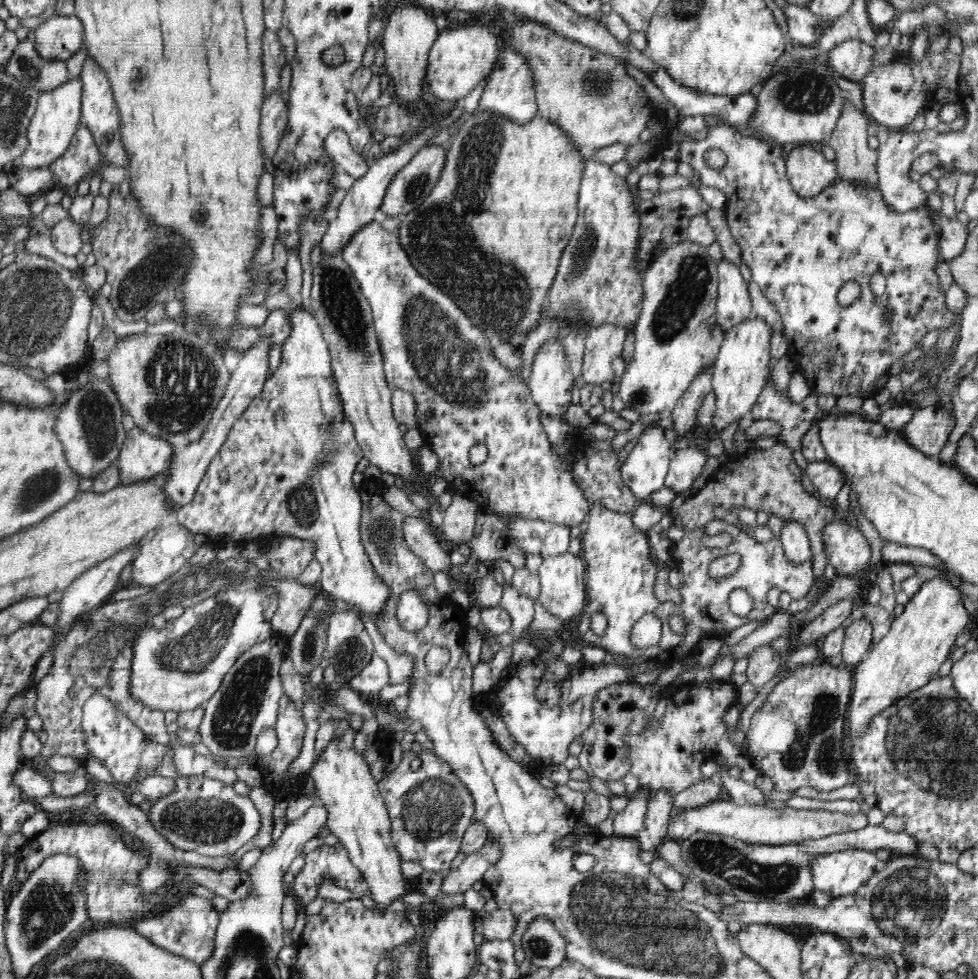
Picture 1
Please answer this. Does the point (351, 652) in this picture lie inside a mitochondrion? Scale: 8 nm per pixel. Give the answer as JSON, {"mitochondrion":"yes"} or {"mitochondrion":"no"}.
{"mitochondrion":"yes"}

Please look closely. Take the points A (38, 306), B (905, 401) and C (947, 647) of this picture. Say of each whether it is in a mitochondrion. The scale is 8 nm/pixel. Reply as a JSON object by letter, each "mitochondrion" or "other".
{"A":"mitochondrion","B":"other","C":"other"}

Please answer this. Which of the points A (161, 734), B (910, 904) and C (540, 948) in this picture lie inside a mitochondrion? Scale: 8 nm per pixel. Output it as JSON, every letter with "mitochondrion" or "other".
{"A":"other","B":"mitochondrion","C":"mitochondrion"}

